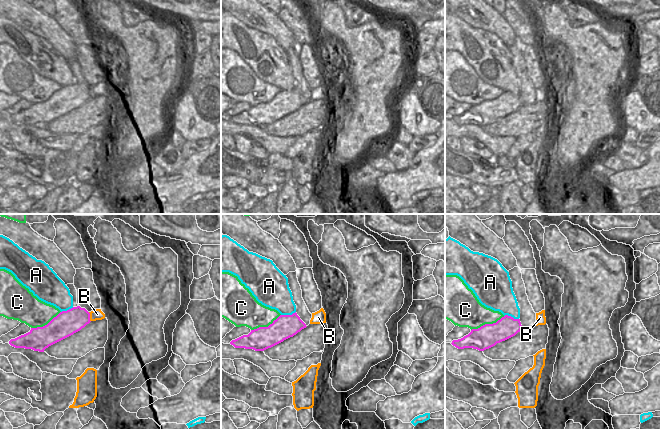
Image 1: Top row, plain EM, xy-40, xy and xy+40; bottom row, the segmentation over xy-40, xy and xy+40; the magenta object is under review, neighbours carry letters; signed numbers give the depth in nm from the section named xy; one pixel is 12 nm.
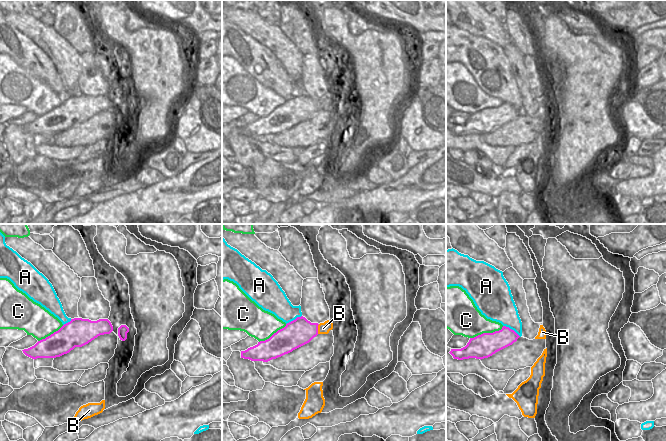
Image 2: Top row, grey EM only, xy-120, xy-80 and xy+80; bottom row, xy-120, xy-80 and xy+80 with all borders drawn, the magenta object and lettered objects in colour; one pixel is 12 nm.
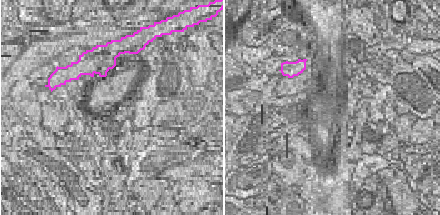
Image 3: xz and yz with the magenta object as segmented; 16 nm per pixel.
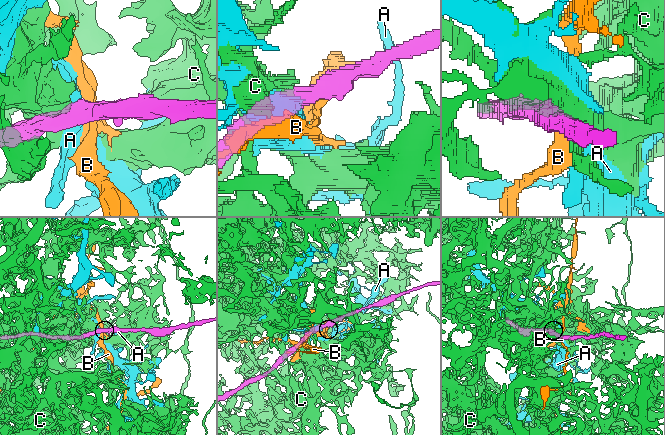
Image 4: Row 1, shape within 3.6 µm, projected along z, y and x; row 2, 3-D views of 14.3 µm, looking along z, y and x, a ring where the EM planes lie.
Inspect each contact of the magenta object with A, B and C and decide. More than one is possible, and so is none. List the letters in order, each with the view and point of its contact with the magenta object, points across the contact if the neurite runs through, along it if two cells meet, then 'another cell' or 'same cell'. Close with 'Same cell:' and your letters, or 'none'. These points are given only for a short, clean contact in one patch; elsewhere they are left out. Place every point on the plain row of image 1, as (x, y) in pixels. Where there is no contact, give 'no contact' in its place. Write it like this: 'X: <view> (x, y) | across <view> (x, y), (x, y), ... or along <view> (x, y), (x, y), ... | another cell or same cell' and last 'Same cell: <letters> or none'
A: xy (288, 91) | along xy (295, 87), (291, 90), (281, 91) | another cell
B: xy-40 (89, 93) | along xy-40 (88, 88), (90, 97) | another cell
C: xy+40 (487, 100) | another cell
Same cell: none

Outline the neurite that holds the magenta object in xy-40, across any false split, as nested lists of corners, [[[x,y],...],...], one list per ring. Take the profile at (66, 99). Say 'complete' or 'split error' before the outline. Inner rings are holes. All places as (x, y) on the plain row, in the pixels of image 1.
complete; [[[80,82],[60,88],[47,101],[31,106],[9,120],[15,124],[32,125],[44,128],[49,122],[73,111],[84,104],[90,97],[90,89]]]

